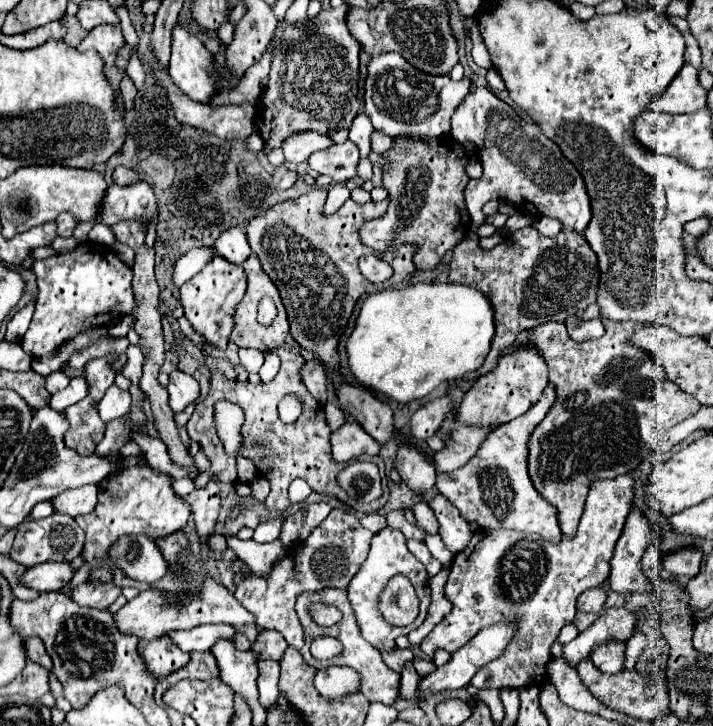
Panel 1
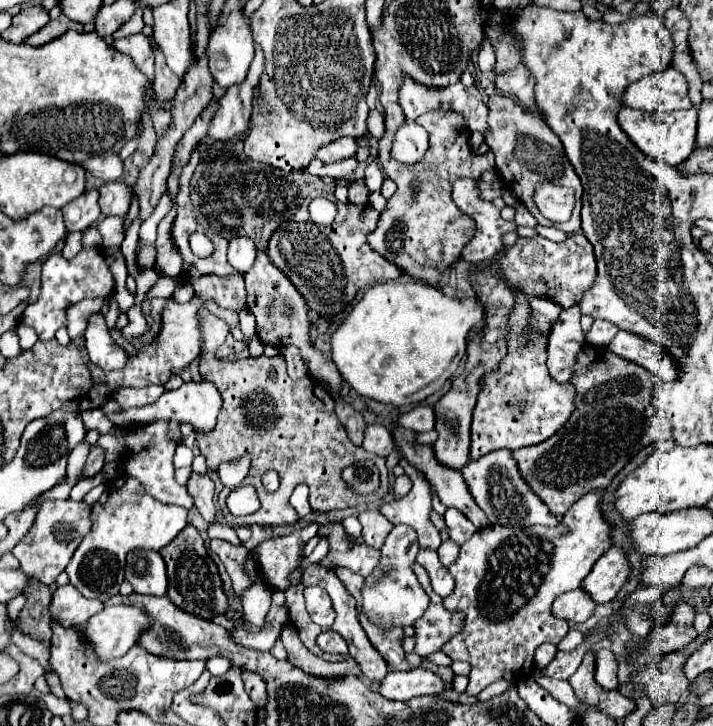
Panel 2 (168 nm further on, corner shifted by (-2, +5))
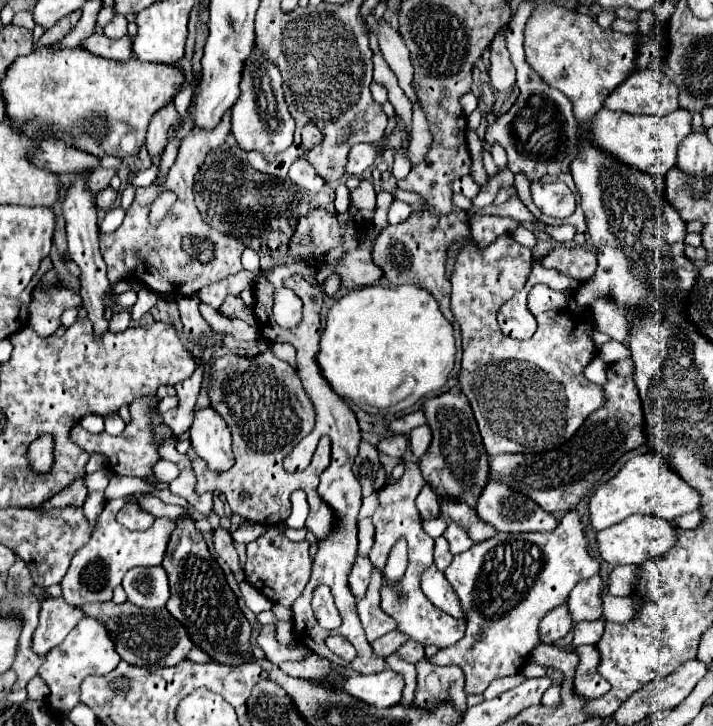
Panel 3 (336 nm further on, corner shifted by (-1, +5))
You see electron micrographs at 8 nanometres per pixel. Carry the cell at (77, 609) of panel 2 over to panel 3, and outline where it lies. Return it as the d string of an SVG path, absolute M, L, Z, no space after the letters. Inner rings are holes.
M48 597L42 601L40 623L32 637L32 649L44 657L50 649L60 645L72 627L84 619L84 611L80 607L68 605L62 597Z

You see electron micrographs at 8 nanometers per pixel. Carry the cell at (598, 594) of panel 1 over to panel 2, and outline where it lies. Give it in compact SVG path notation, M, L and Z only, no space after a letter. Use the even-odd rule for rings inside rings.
M573 589L573 591L557 597L553 603L553 615L557 615L559 619L565 619L565 621L583 623L593 613L595 613L595 603L581 589Z

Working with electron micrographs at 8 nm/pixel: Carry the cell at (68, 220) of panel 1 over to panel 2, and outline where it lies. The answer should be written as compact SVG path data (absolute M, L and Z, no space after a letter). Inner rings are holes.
M87 189L83 195L79 195L69 205L65 205L63 207L65 227L69 231L83 231L83 229L95 225L95 221L101 215L97 199L99 199L99 191L97 189Z

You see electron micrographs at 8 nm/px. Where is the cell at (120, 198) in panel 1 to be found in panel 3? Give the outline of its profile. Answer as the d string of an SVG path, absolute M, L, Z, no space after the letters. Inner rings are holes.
M106 187L104 191L100 191L100 195L98 195L98 199L96 199L96 205L98 205L100 209L108 211L108 209L114 207L116 199L118 199L118 193L116 193L112 187Z

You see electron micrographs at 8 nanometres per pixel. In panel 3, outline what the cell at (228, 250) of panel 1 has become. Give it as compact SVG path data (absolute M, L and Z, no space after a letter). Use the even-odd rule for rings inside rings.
M246 247L246 249L242 251L242 267L244 267L246 271L258 271L258 269L260 269L260 267L258 267L258 255L256 255L254 249Z

